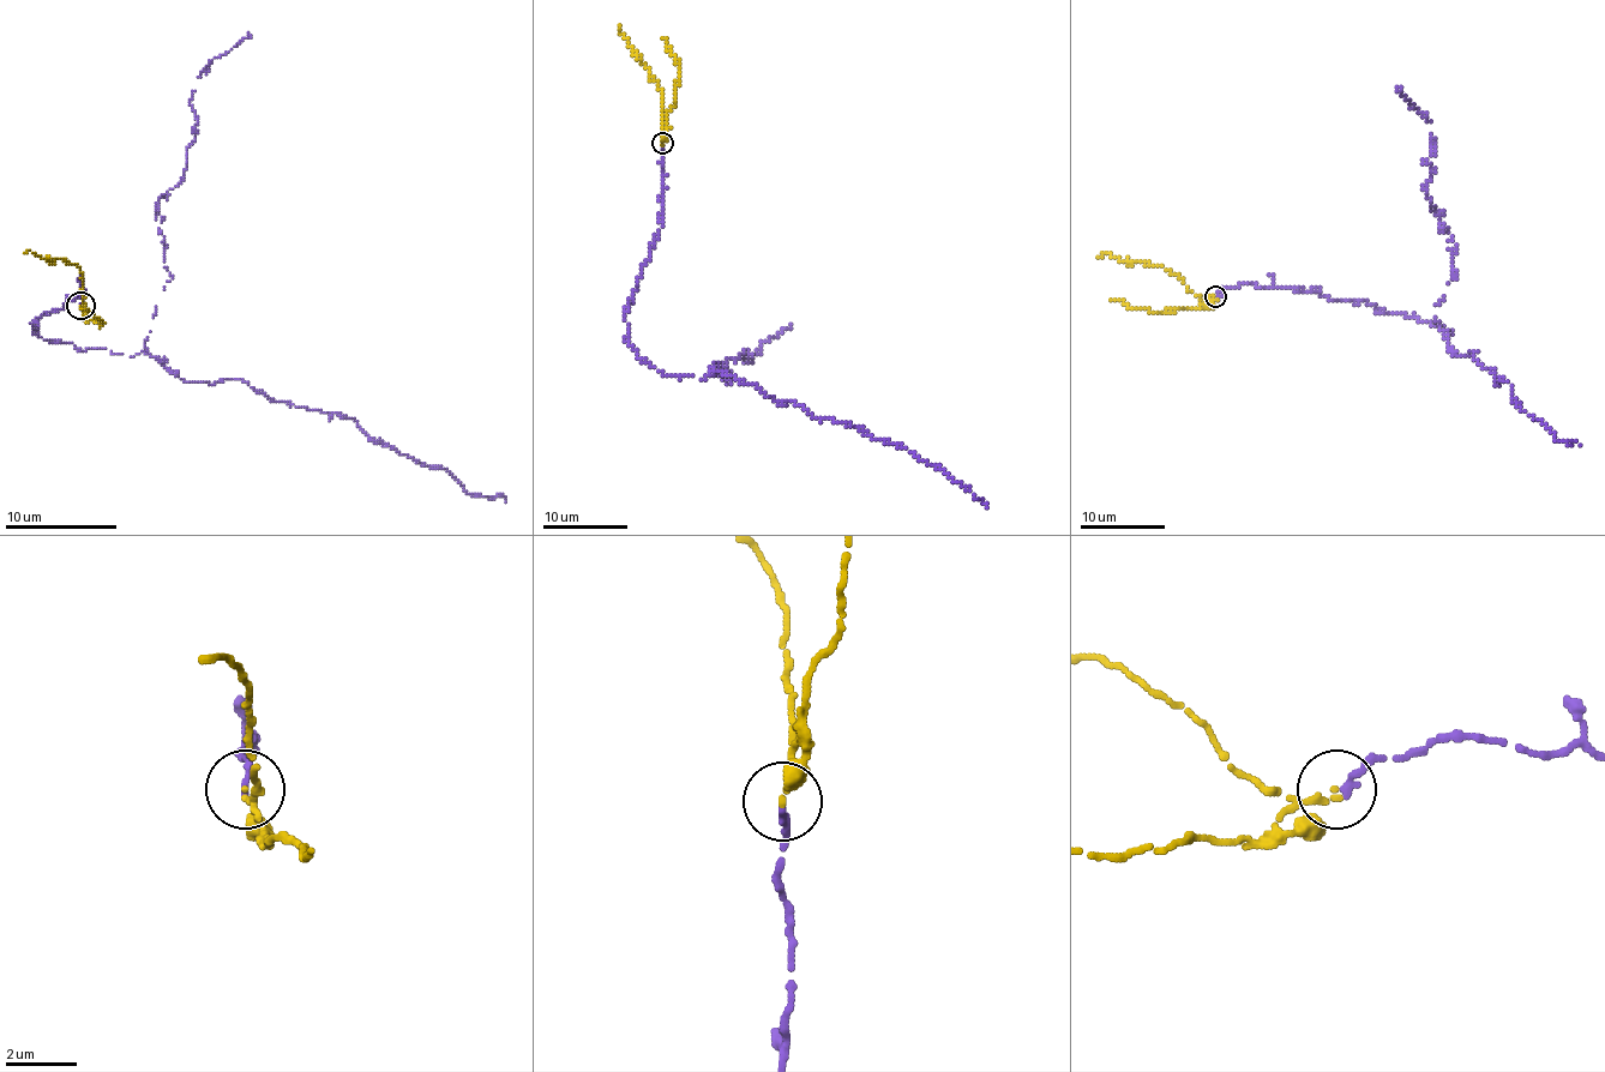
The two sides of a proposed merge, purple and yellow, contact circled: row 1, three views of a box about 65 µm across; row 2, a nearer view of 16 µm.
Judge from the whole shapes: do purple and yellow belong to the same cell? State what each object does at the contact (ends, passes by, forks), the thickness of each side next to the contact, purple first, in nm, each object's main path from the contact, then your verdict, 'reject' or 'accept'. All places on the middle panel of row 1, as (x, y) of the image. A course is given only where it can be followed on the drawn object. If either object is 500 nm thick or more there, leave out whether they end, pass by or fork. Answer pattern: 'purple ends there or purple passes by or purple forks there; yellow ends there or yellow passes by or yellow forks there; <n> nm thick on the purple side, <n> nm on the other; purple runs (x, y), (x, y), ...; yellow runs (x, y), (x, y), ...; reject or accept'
purple ends there; yellow ends there; 220 nm thick on the purple side, 170 nm on the other; purple runs (661, 144), (661, 227), (625, 312), (627, 344), (668, 377), (732, 374), (860, 427), (985, 506); yellow runs (661, 142), (663, 95), (619, 26); accept

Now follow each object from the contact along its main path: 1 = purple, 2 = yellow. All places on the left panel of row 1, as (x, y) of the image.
1: (80, 306), (83, 289), (32, 325), (43, 339), (144, 350), (186, 381), (232, 379), (340, 413), (505, 501)
2: (80, 306), (83, 272), (64, 259), (43, 259), (30, 251), (24, 253)

